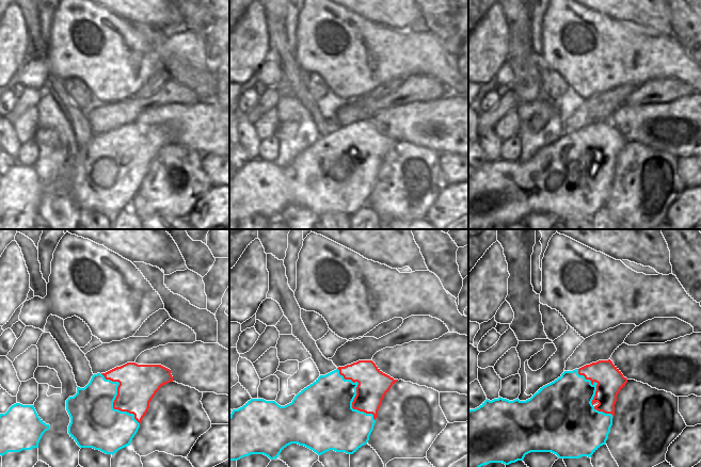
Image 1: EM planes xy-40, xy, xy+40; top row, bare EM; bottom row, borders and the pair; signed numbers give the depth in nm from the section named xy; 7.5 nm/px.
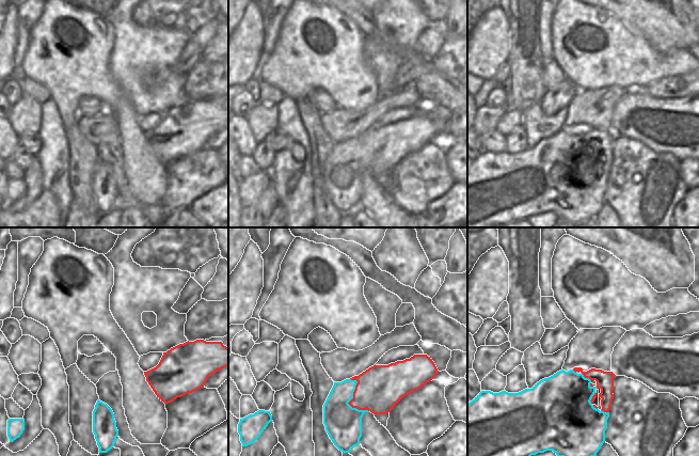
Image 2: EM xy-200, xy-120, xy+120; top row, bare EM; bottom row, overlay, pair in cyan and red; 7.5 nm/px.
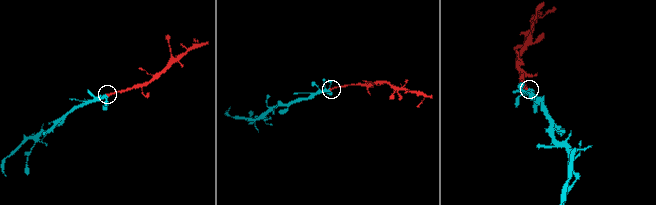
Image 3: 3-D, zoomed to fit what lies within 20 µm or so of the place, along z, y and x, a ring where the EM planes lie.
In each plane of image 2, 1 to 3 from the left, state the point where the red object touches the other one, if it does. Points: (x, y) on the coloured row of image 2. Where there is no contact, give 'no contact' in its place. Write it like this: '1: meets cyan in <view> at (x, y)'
1: no contact
2: meets cyan in xy-120 at (351, 398)
3: meets cyan in xy+120 at (586, 378)

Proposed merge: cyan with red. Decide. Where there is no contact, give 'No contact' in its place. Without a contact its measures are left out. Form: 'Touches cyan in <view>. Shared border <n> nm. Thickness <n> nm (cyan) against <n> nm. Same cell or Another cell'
Touches cyan in xy. Shared border 480 nm. Thickness 420 nm (cyan) against 220 nm. Same cell.

